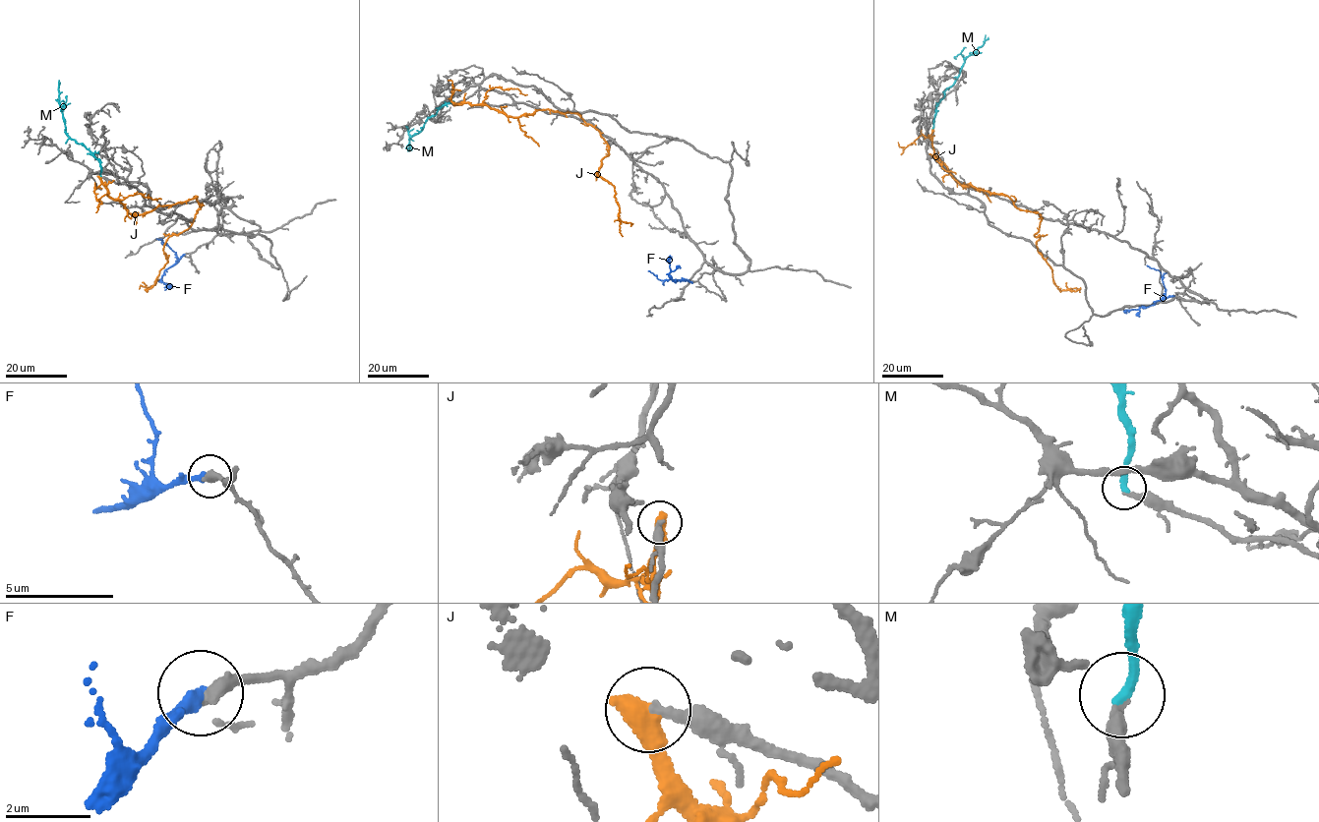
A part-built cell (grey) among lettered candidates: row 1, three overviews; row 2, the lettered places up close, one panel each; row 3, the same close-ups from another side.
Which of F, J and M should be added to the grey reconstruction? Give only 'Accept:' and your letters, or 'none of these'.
Accept: M

